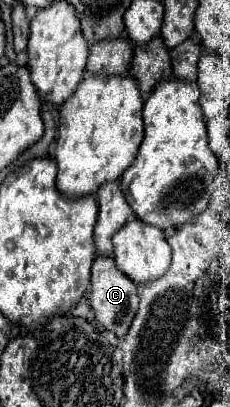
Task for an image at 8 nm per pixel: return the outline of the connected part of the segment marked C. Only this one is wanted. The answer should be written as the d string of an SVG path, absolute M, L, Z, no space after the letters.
M100 256L94 260L94 266L92 266L92 284L88 292L88 302L96 312L96 322L102 324L102 328L106 330L116 332L118 338L122 338L124 330L128 330L128 326L132 324L132 318L138 308L136 284L116 268L116 262L110 256Z

